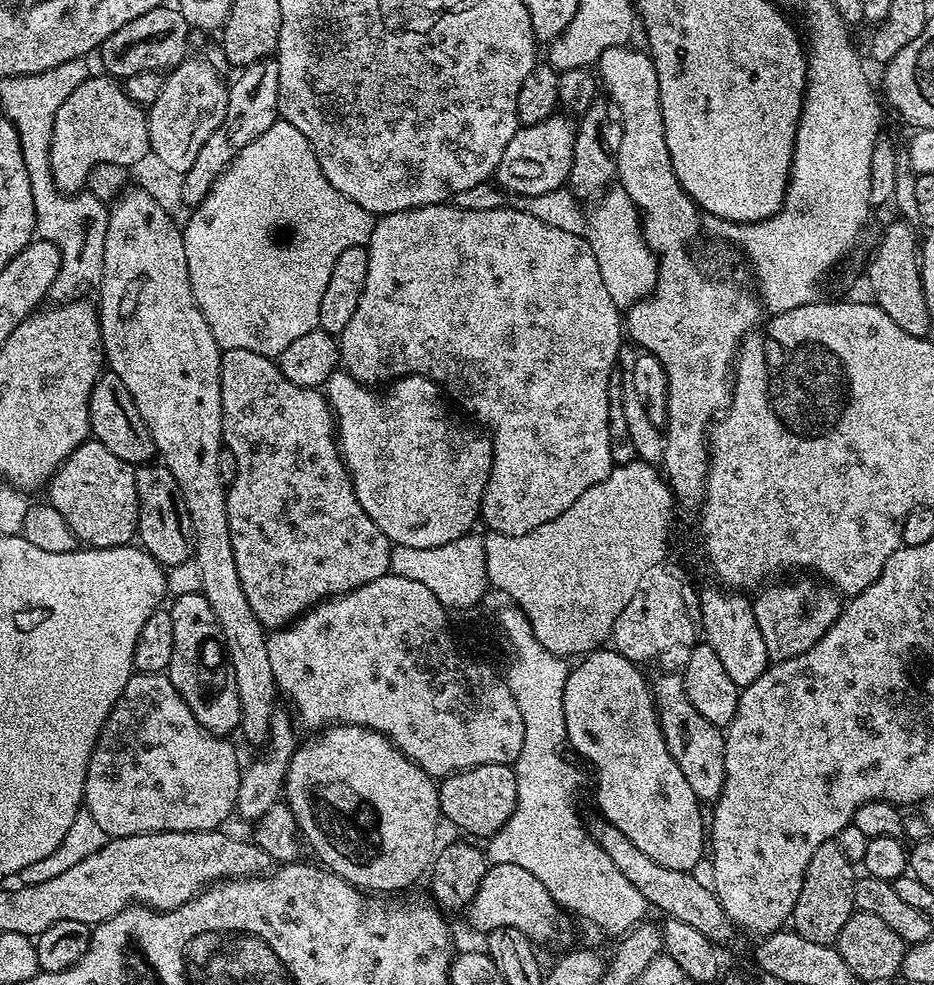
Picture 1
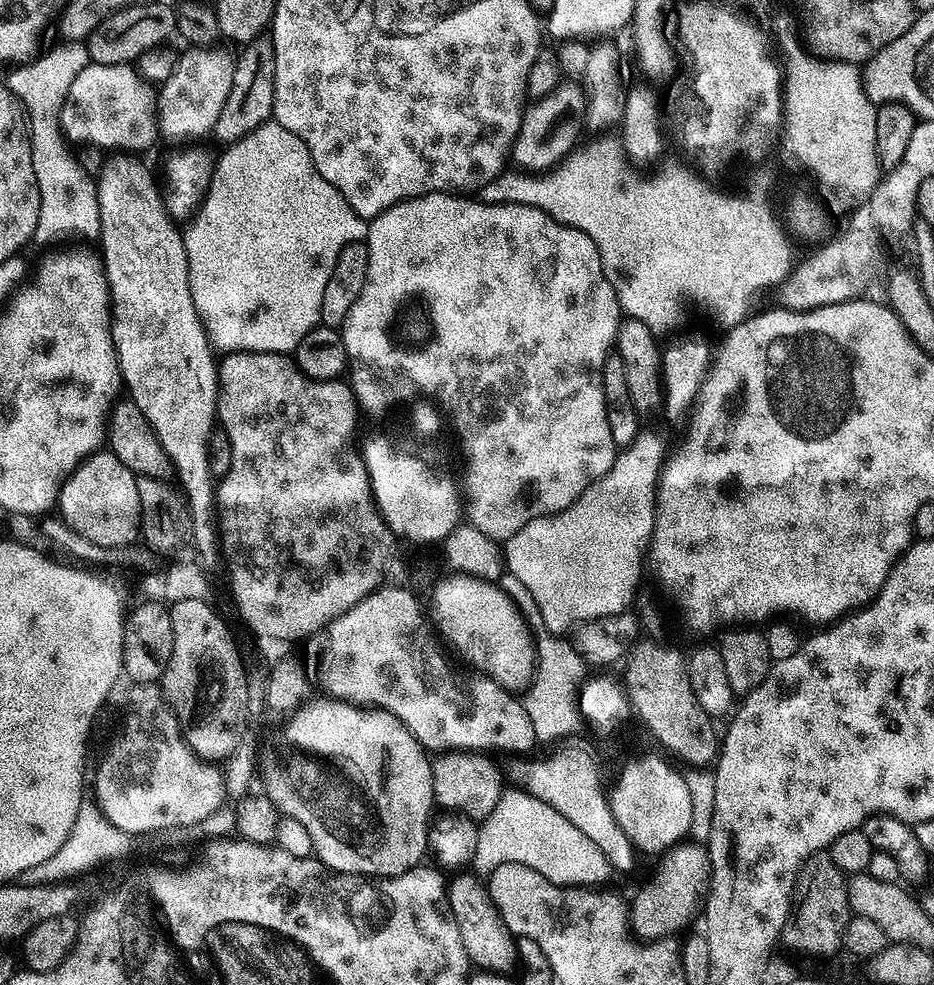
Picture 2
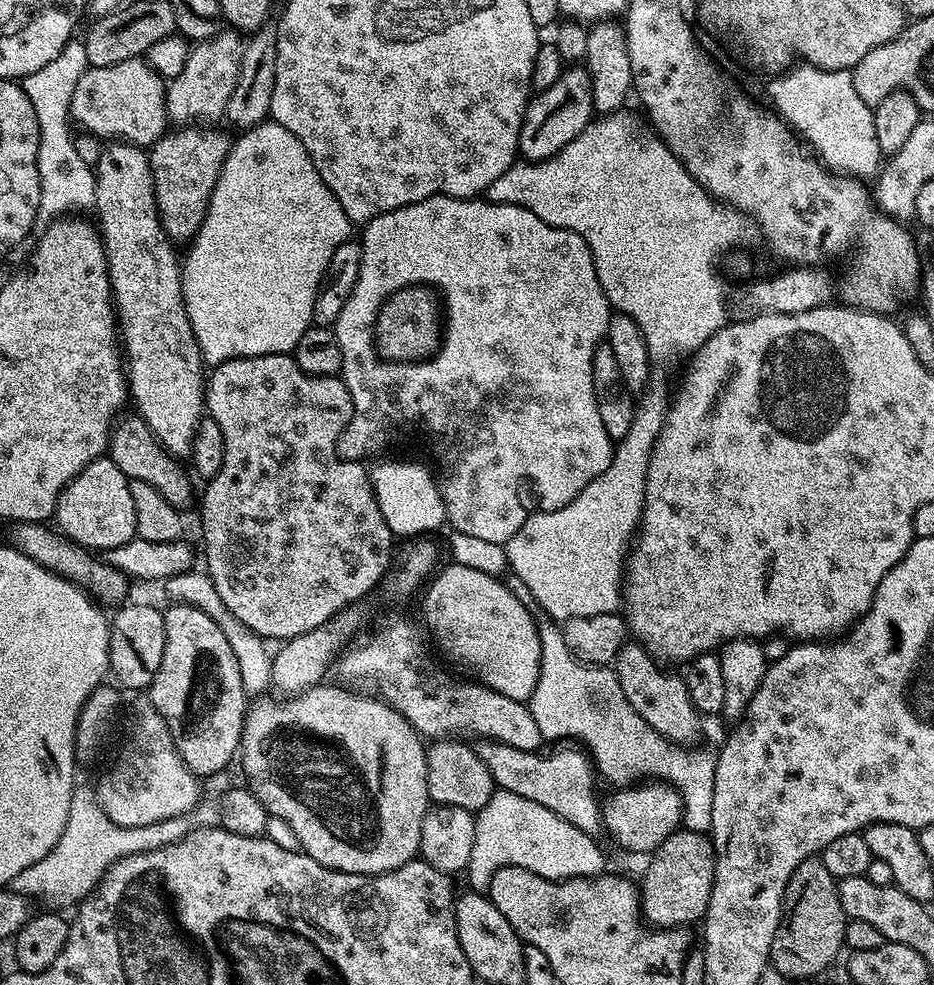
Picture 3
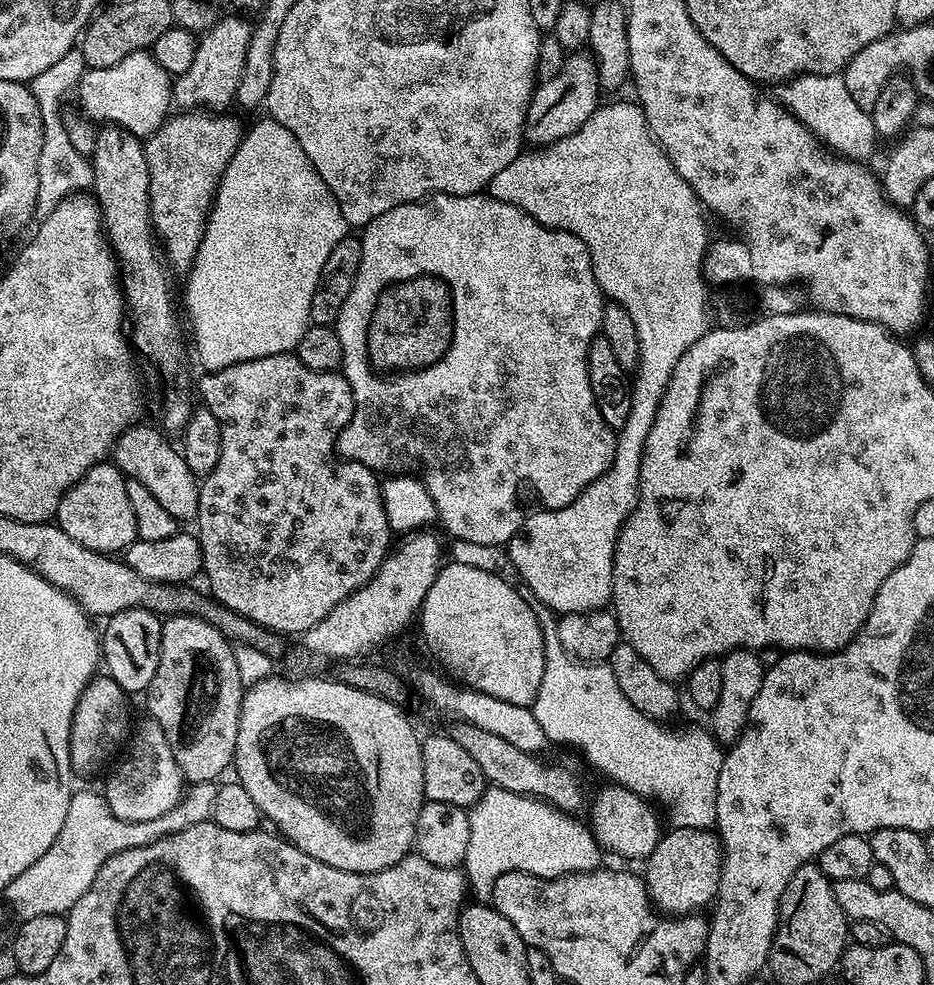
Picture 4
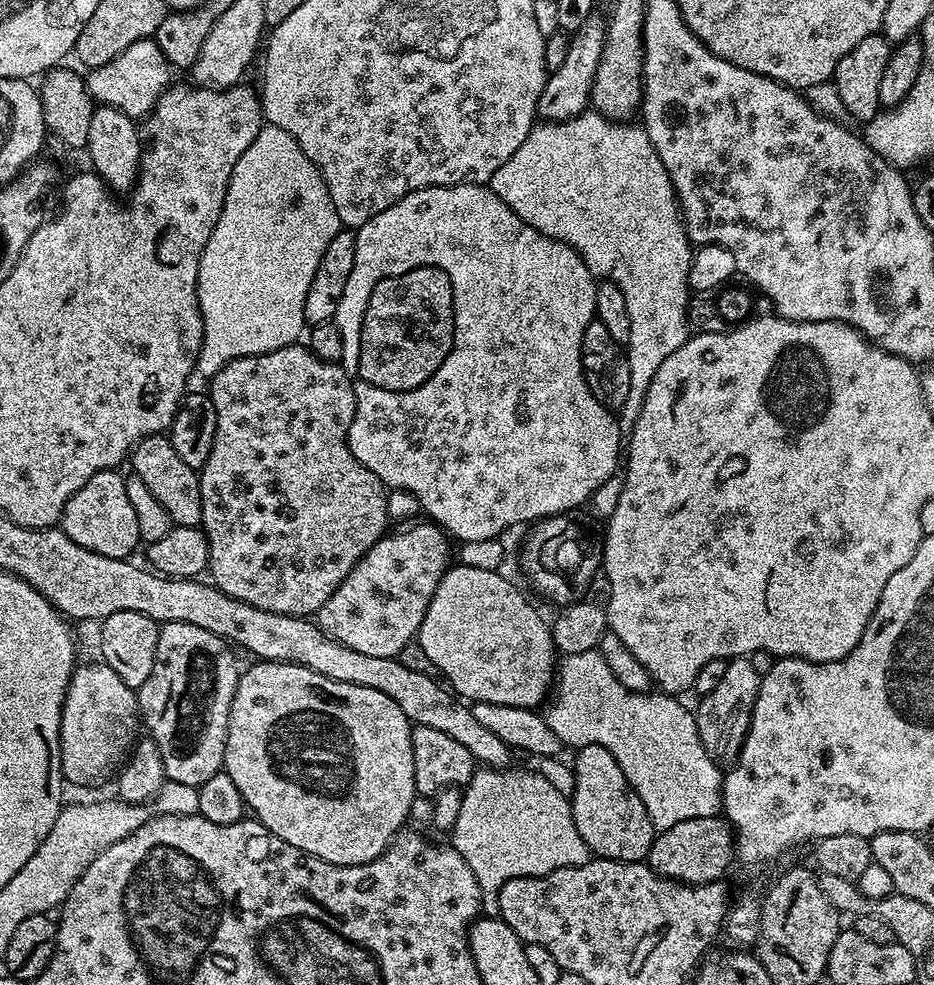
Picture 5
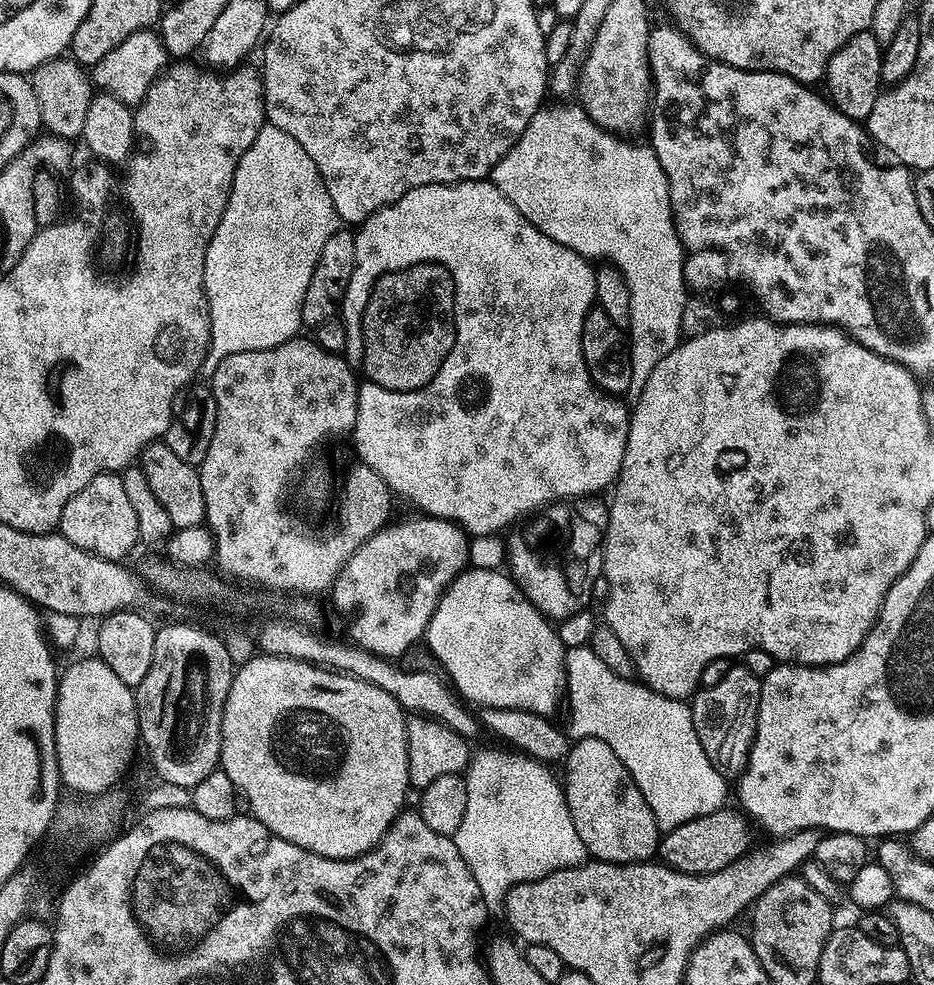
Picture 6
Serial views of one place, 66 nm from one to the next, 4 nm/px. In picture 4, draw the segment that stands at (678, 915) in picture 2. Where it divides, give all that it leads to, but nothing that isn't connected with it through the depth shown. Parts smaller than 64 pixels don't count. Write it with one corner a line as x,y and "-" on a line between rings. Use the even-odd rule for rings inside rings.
672,828
657,839
654,850
643,861
642,879
648,885
648,895
655,905
672,914
690,914
702,904
711,905
715,901
723,865
724,850
719,835
712,828

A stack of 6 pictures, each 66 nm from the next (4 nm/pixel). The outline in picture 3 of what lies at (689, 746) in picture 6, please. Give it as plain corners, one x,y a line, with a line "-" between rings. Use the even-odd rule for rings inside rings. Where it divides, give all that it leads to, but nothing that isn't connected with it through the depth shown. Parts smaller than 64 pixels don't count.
537,611
535,618
540,639
540,673
538,682
532,691
532,699
527,701
527,706
534,714
534,722
538,722
541,737
548,741
564,740
569,736
572,739
569,741
579,742
586,749
595,771
605,772
616,783
616,786
628,786
641,778
659,778
671,784
680,793
683,823
691,831
707,833
711,829
714,814
716,756
708,752
692,752
696,750
689,750
687,747
674,744
662,734
658,734
658,730
650,727
626,702
620,684
616,681
615,671
605,670
600,666
589,666
576,659
558,631
557,621
549,618
542,611
-
600,691
604,691
604,708
599,708
595,698
592,697
592,692

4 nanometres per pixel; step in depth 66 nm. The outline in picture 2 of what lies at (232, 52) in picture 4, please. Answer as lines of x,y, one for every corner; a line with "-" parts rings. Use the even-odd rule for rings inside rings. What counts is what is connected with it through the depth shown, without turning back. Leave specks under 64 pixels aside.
213,46
211,48
196,48
189,47
188,52
180,52
176,65
174,66
174,74
170,74
170,78
166,78
166,82
162,85
159,85
158,95
156,97
156,126
161,137
164,136
168,140
173,140
174,143
180,144
183,140
192,140
188,142
196,142
196,139
199,136
204,136
215,129
216,123
218,122
218,114
222,114
222,106
226,106
226,98
230,98
230,86
232,85
232,79
234,78
234,60
230,55
227,56
224,52
219,52
219,47

